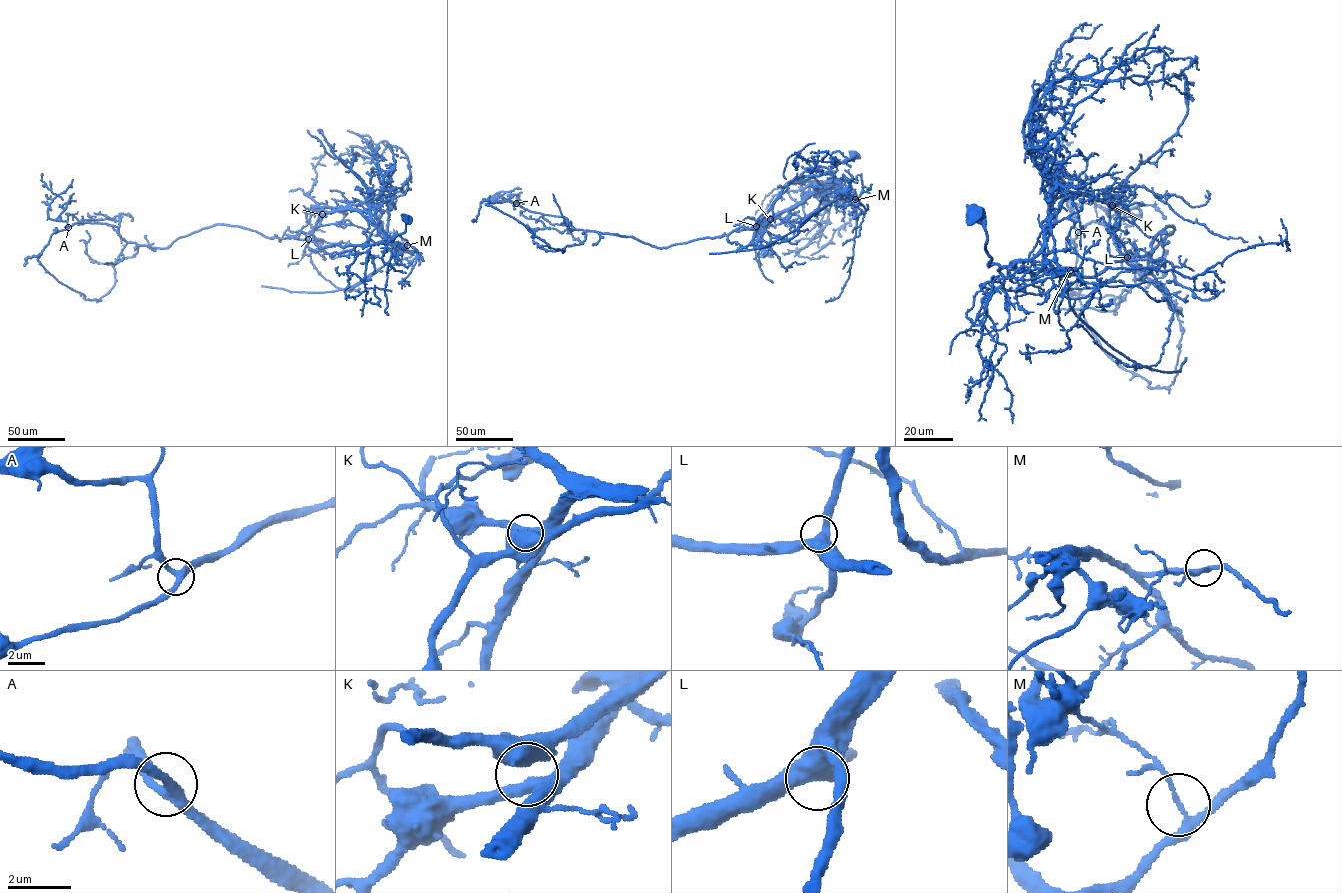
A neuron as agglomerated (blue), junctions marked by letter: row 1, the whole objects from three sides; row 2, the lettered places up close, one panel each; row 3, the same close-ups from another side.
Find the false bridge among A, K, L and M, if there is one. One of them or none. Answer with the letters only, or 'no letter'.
M

